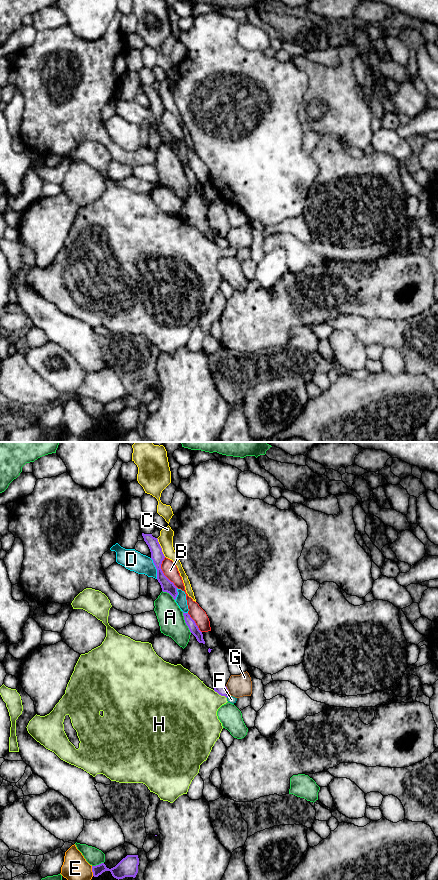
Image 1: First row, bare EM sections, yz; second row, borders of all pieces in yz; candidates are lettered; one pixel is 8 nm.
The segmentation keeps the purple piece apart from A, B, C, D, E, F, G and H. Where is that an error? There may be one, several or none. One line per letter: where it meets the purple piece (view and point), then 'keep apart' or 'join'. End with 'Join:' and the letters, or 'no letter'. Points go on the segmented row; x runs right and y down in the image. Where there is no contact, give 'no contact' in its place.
A: contact yz (185, 622); keep apart
B: contact yz (162, 572); keep apart
C: contact yz (160, 547); keep apart
D: contact yz (156, 568); keep apart
E: contact yz (92, 871); keep apart
F: contact yz (227, 696); keep apart
G: contact yz (227, 690); keep apart
H: contact yz (220, 694); keep apart
Join: no letter

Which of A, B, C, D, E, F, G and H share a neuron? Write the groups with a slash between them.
A / B / C / D / E / F H / G

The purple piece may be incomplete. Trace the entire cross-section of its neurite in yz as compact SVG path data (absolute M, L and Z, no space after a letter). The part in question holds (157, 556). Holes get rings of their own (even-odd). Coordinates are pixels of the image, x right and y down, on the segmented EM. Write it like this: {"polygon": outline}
{"polygon": "M142 533L142 536L150 549L151 559L157 569L157 580L161 585L162 591L169 593L175 600L178 595L177 587L164 575L161 569L161 564L165 556L162 552L158 539L153 537L152 534Z"}

